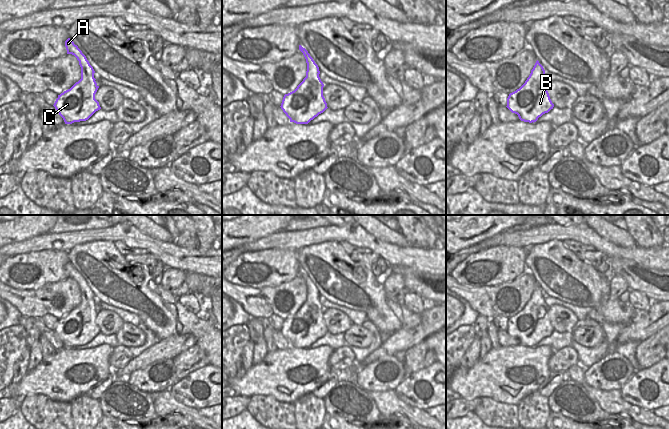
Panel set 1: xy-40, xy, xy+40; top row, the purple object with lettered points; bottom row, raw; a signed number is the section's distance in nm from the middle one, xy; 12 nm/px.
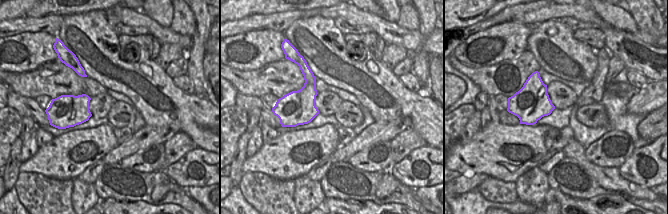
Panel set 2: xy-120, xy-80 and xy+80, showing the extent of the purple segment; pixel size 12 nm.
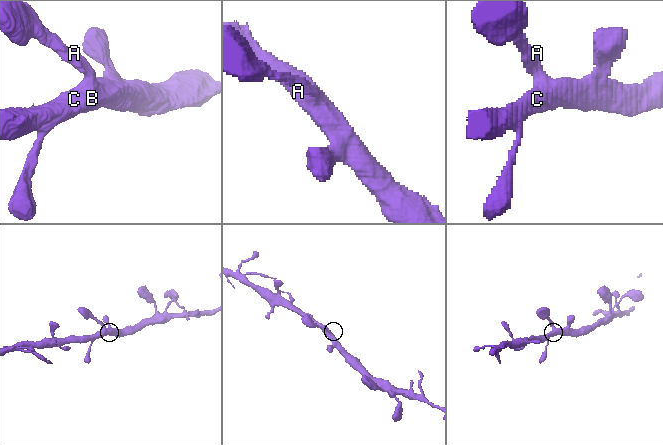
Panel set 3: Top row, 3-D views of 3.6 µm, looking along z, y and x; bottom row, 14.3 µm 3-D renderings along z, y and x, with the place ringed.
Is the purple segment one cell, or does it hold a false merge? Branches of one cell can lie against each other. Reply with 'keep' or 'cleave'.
keep

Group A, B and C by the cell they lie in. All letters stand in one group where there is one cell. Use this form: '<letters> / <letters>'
A B C

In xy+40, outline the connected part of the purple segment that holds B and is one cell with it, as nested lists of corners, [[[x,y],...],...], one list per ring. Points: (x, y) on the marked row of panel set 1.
[[[537,60],[525,83],[509,94],[506,107],[521,121],[536,122],[554,107],[547,91],[548,85],[545,70]]]

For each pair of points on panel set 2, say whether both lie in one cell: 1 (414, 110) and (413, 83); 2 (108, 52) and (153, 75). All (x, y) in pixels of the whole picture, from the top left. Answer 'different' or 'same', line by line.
1: different
2: same

